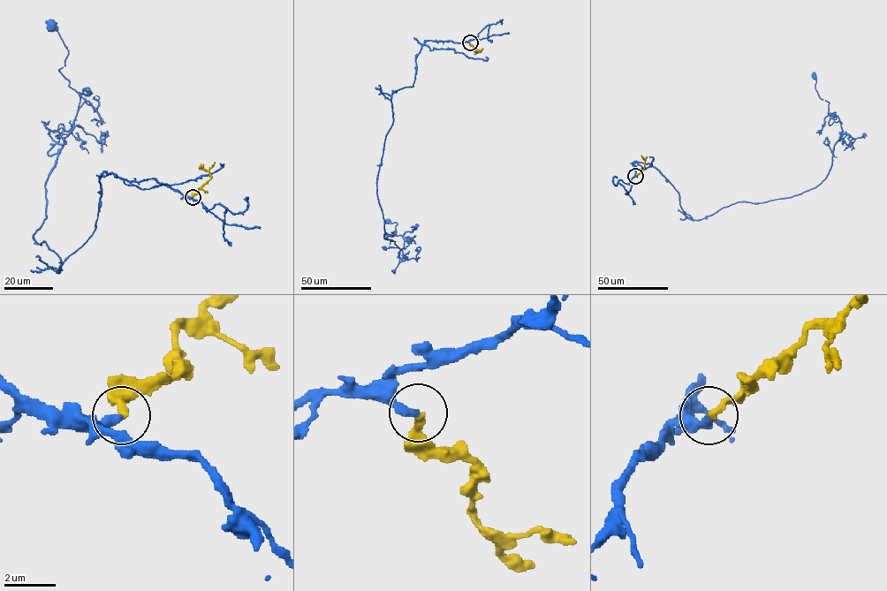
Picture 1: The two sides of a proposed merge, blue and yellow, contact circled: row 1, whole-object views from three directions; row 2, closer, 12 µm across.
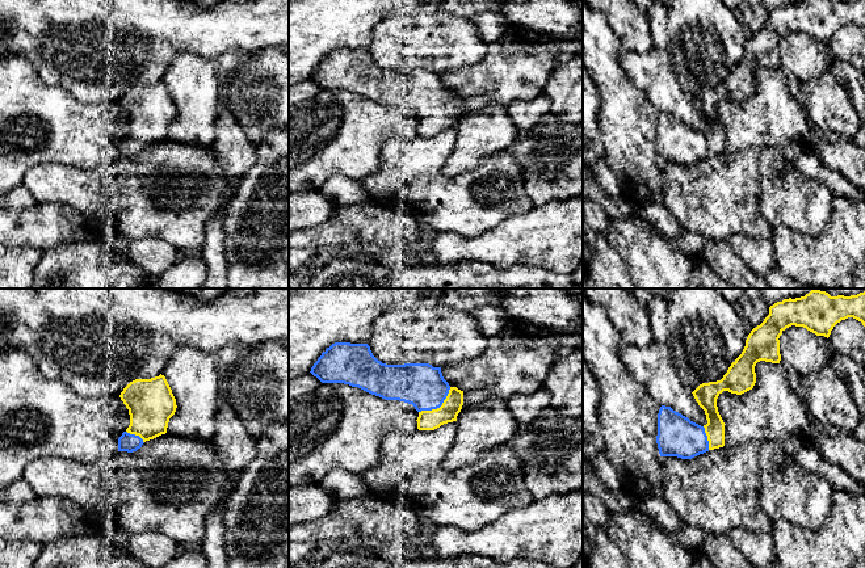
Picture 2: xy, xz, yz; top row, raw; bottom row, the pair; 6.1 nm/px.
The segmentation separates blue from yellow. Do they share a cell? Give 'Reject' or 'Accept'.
Accept

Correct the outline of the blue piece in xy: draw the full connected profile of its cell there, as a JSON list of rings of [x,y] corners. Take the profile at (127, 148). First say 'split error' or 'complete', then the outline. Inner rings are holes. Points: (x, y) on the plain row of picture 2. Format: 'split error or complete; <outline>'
split error; [[[164,81],[135,85],[119,104],[129,115],[130,131],[118,144],[118,157],[137,157],[146,147],[167,139],[177,112]]]

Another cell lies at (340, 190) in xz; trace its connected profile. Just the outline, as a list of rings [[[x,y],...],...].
[[[341,176],[329,178],[319,193],[335,205],[375,203],[361,184]]]

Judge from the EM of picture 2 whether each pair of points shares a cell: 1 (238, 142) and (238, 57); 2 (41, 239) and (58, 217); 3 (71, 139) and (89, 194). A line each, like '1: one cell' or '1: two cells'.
1: one cell
2: one cell
3: two cells

